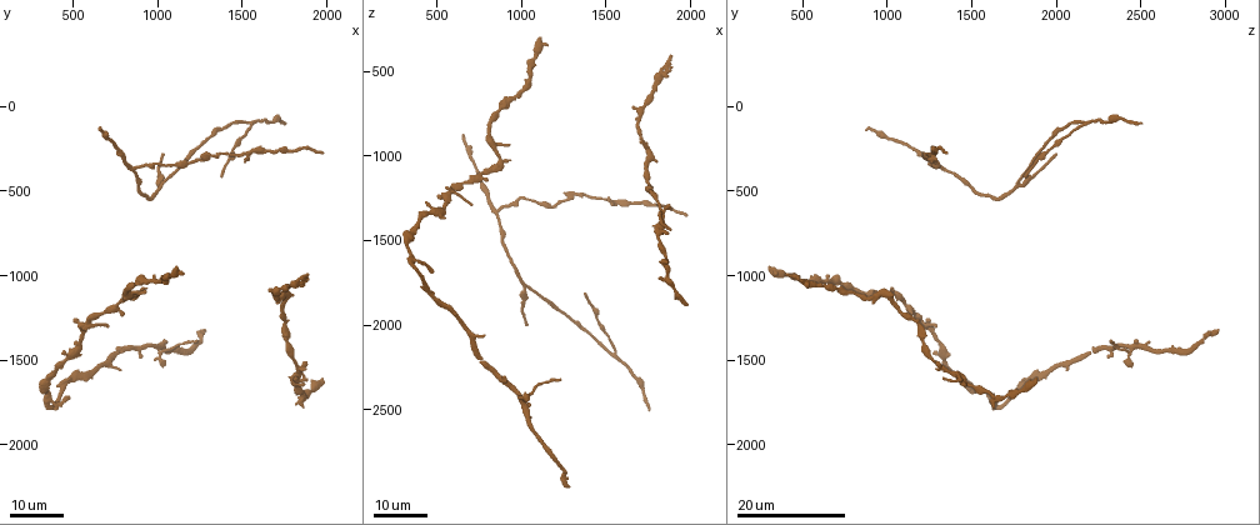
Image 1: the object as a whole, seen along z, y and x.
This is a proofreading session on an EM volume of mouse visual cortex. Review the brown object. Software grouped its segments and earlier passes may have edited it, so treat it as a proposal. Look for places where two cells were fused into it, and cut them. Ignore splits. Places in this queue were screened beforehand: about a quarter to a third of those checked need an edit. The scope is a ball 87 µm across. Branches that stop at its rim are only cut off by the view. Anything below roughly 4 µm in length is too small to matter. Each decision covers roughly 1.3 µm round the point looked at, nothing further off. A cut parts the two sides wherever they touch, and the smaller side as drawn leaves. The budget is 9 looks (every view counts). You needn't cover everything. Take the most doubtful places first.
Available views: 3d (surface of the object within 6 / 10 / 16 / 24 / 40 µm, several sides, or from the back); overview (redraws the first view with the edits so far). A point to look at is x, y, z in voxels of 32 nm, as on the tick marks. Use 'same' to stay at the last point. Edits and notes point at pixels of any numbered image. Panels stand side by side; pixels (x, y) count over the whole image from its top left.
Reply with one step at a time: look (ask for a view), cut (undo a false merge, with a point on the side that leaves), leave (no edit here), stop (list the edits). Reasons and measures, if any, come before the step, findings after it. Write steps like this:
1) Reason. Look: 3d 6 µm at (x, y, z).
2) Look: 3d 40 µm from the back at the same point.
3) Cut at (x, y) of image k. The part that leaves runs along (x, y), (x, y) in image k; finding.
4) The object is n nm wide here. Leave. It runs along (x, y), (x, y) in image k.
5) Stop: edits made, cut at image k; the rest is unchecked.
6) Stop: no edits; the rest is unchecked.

Four or more arms meet. Look: 3d 24 µm at (1000, 1440, 2440).

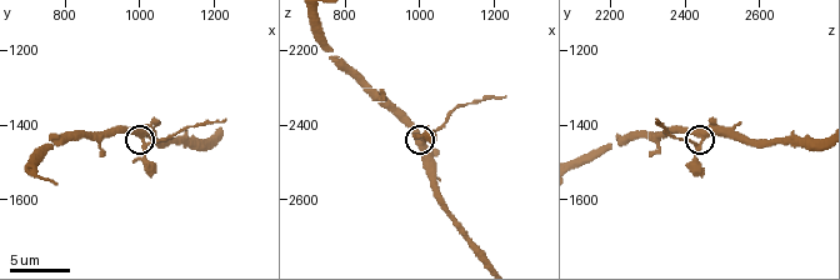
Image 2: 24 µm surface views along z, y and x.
Look: 3d 10 µm at (1000, 1430, 2450).

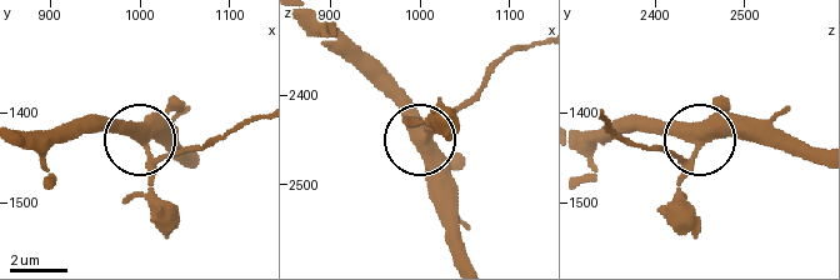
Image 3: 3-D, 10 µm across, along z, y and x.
The object is 350 nm wide here. Leave. It runs along (311, 23), (418, 135), (481, 83) in image 3; all the same cell.

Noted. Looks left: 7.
Three-way junction. Look: 3d 16 µm at (1540, 100, 2180).

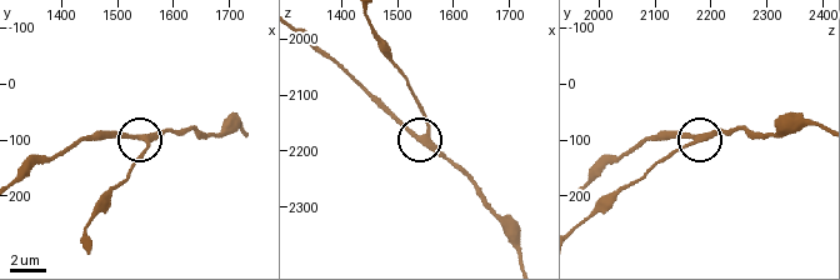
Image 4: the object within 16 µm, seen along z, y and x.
Look: 3d 6 µm at (1550, 105, 2175).

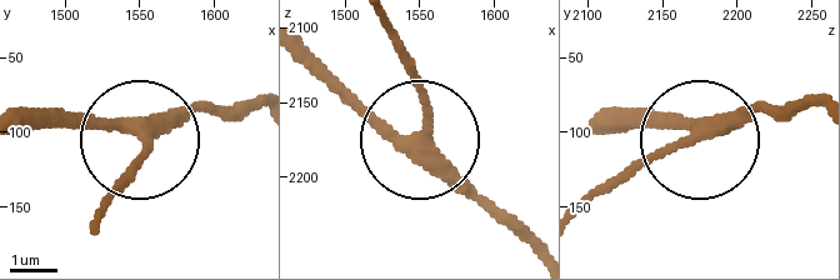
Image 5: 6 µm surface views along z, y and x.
3 arms meet here. Leave. It runs along (605, 129), (713, 136), (780, 105) in image 5; one cell here.

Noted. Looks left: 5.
Arms part here. Look: 3d 24 µm at (1040, 460, 1780).

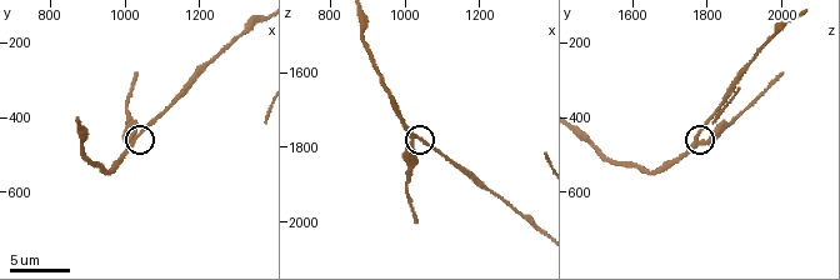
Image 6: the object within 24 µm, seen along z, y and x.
Look: 3d 10 µm at (1020, 460, 1790).

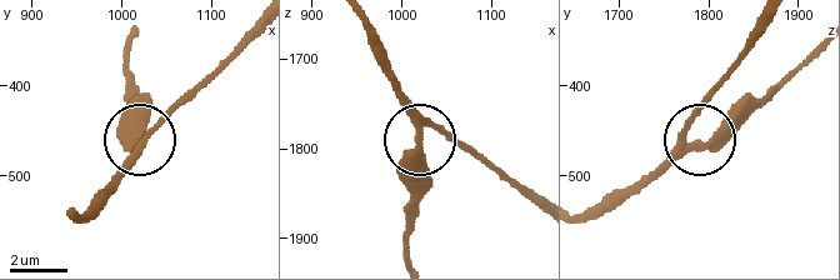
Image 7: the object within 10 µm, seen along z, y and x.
From behind. Look: 3d 10 µm from the back at (1020, 460, 1785).

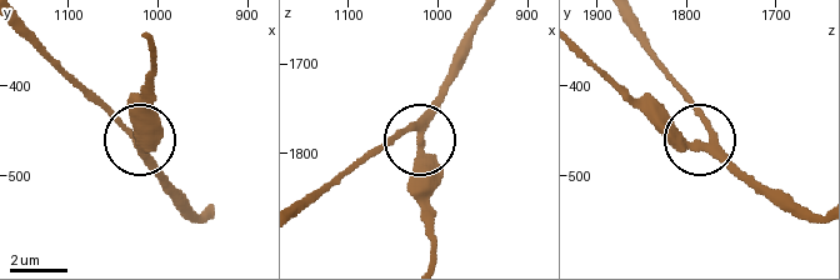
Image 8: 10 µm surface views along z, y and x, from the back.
Leave. One cell here.

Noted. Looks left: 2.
Three arms meet. Look: 3d 16 µm at (860, 360, 1320).

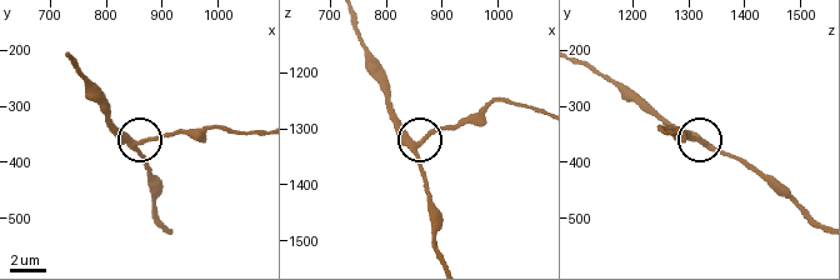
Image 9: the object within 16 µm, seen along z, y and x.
Closer look. Look: 3d 6 µm at (855, 360, 1325).

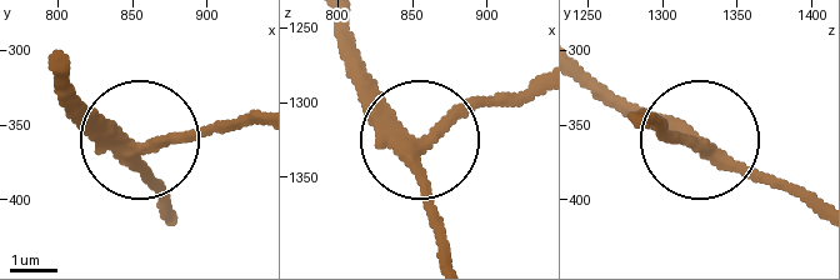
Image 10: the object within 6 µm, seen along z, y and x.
The object is 300 nm wide here. Leave. All the same cell.

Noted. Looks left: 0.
Stop: no edits; the rest is unchecked.

